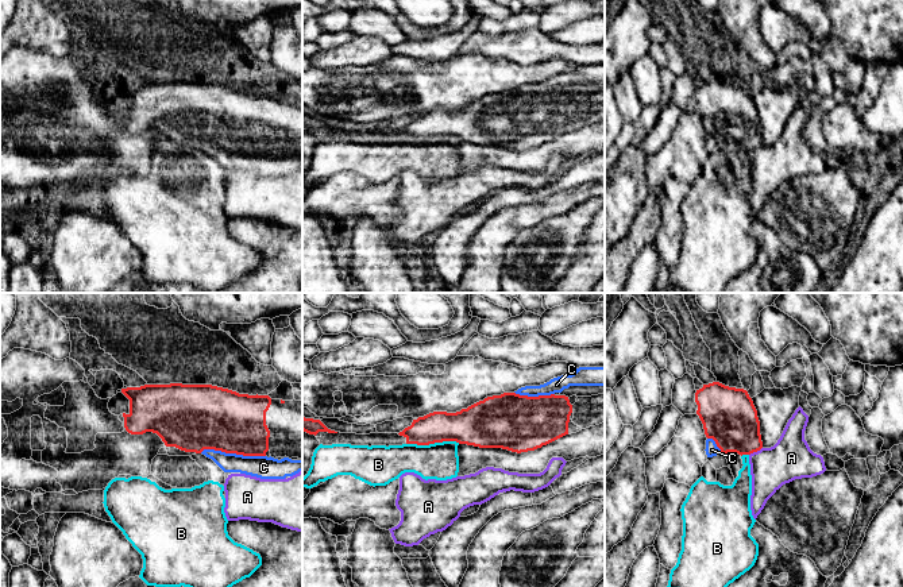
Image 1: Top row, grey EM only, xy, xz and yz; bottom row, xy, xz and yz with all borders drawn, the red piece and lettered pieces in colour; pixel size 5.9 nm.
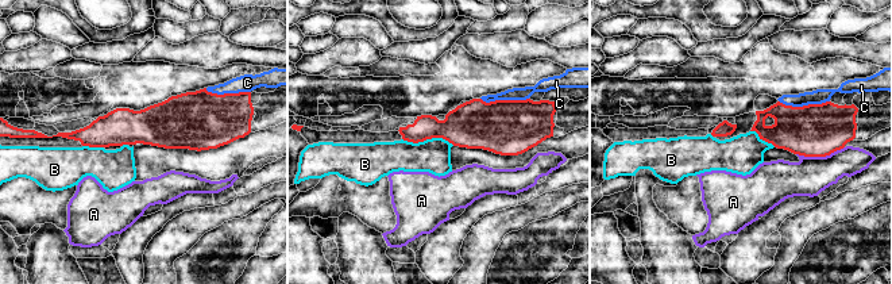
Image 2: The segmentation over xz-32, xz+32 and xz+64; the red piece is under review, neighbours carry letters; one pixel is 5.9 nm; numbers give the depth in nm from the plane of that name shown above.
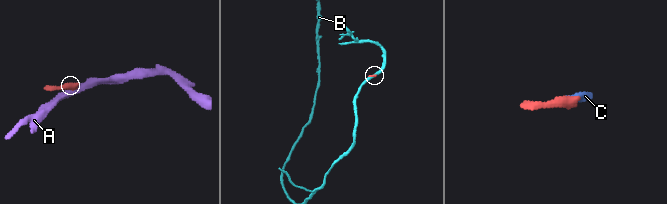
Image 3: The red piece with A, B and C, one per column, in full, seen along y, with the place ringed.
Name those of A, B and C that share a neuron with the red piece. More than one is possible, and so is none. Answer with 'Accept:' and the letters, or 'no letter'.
Accept: C

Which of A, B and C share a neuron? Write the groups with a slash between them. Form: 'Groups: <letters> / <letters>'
Groups: A / B / C

